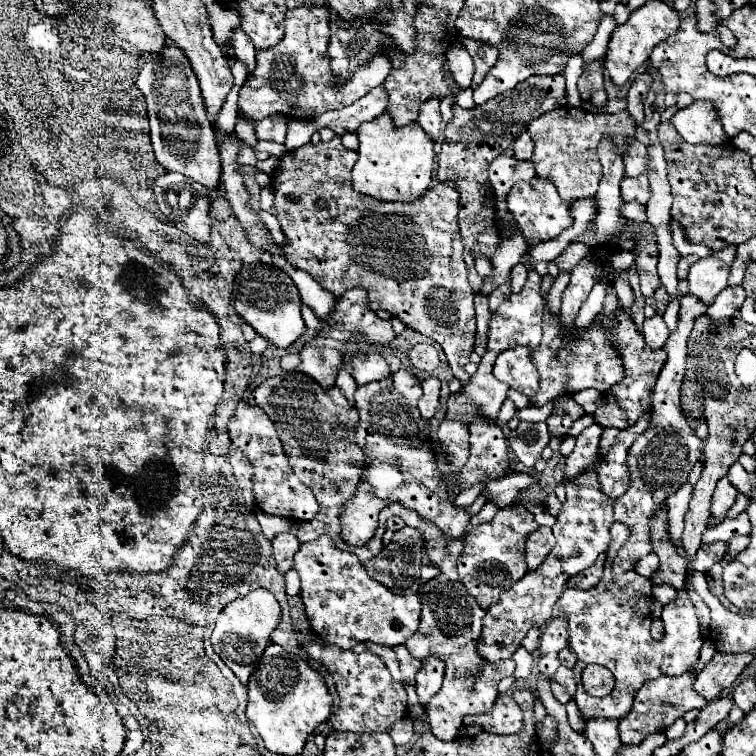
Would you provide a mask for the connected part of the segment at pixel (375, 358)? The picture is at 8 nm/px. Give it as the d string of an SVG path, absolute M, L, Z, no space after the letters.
M368 353L368 355L354 355L352 357L352 377L356 379L358 385L372 383L372 381L382 381L390 377L390 367L386 359L378 353Z

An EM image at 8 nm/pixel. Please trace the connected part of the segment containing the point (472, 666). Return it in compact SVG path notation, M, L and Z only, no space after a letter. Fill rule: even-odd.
M440 573L436 579L430 579L420 587L420 601L420 627L406 641L406 649L416 659L434 655L446 661L446 677L442 689L426 705L426 715L432 725L434 737L440 737L442 741L454 741L458 735L458 727L462 725L462 717L466 713L482 713L492 709L498 697L496 685L500 679L510 677L514 673L514 661L504 659L490 665L478 657L476 645L480 639L482 619L486 611L478 605L478 601L468 593L468 589L460 581L448 581L448 577Z

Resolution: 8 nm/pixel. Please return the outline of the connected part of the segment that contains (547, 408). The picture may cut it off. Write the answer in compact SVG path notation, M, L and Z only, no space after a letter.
M556 399L544 403L542 407L524 407L524 409L520 409L518 415L524 421L546 421L548 415L550 415L550 411L554 409L554 403L556 403Z

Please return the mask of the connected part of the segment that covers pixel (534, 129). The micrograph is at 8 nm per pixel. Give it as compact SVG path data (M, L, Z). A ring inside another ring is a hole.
M560 107L544 113L528 125L528 133L534 141L532 163L536 165L536 175L552 181L558 189L558 195L564 201L576 201L592 197L602 179L602 165L598 159L598 143L604 134L609 134L615 144L614 151L622 158L627 151L627 138L635 137L634 119L628 111L606 115L584 111L582 107Z

